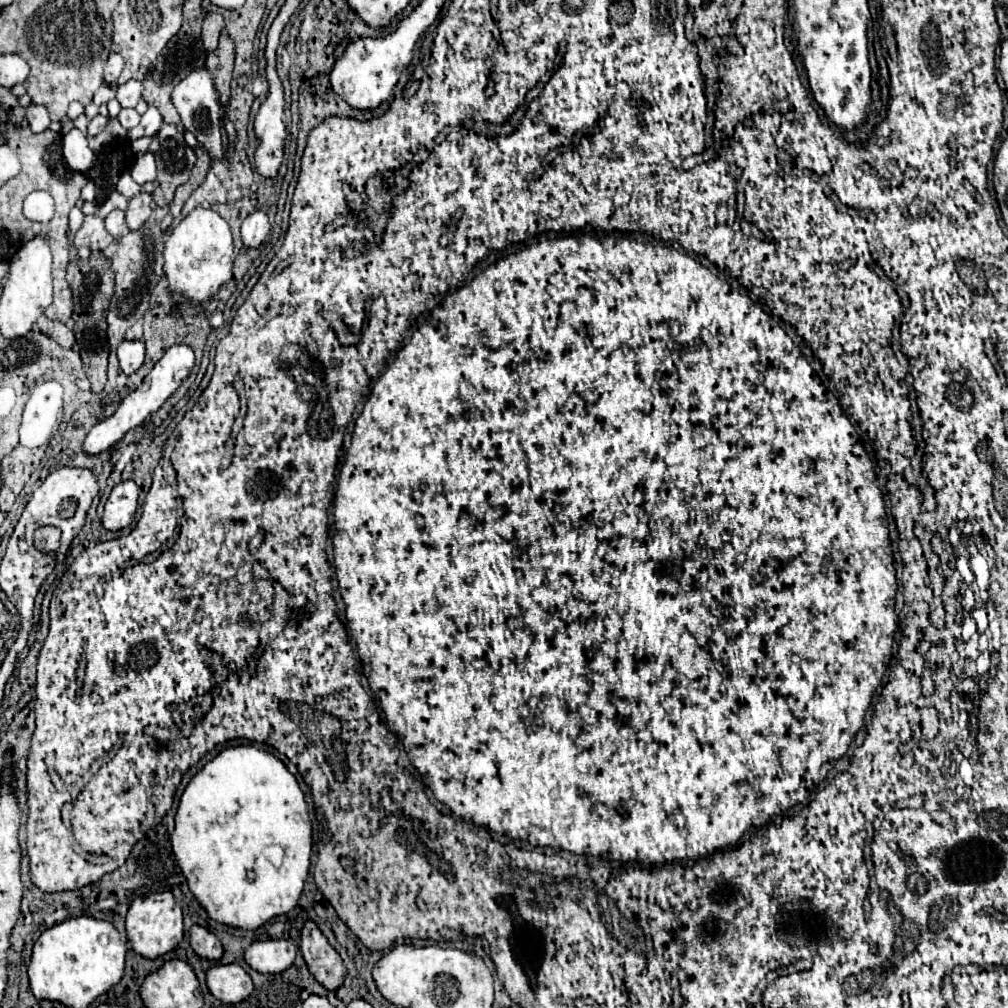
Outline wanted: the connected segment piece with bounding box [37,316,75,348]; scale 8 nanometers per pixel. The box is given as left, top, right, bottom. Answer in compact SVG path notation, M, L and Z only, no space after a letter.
M39 316L37 320L37 328L43 332L43 334L49 334L53 340L57 340L63 348L73 348L75 346L75 334L69 326L65 326L63 322L53 322L53 320L47 320L45 316Z

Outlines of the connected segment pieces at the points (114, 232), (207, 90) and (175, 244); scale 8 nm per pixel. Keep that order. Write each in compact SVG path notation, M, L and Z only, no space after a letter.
M113 210L107 218L105 218L105 228L113 238L121 238L129 232L129 228L125 226L125 210Z
M197 68L185 76L173 90L173 104L181 116L185 130L193 132L199 144L211 154L213 160L225 160L223 146L223 104L219 102L219 92L215 88L213 76L207 68Z
M195 208L169 234L165 244L165 272L171 292L181 292L195 302L206 302L231 278L235 252L229 224L211 208Z

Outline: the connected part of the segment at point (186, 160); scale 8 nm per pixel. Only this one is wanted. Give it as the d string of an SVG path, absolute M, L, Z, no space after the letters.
M177 134L161 142L161 148L155 152L157 162L157 180L153 190L153 202L157 206L169 206L173 202L175 190L191 178L195 166L195 152L185 144L183 136Z

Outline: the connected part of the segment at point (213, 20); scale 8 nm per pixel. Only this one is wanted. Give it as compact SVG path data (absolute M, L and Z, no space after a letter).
M209 12L203 20L203 44L207 52L213 52L217 48L219 34L223 30L223 16L219 12Z

